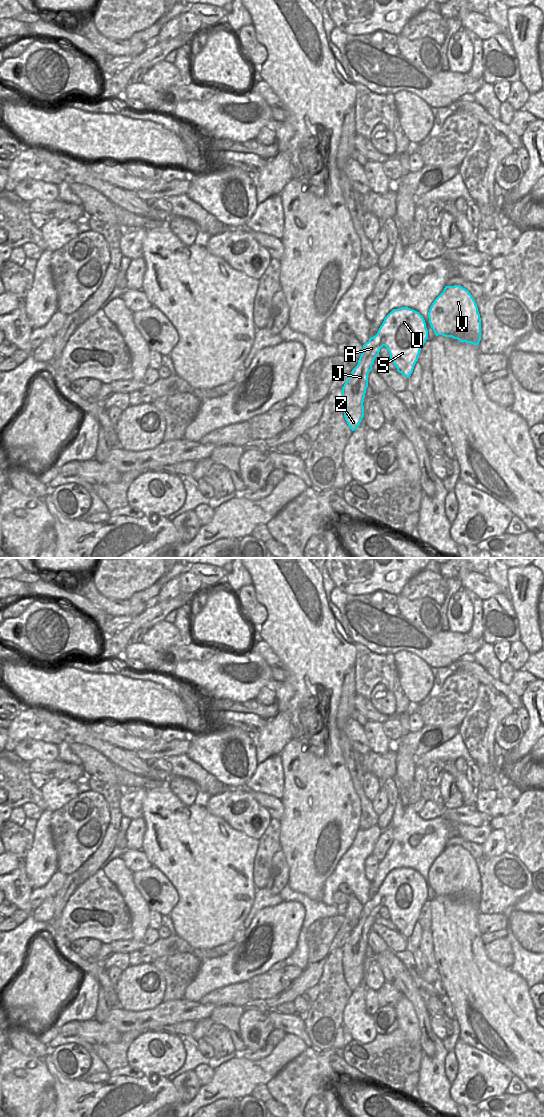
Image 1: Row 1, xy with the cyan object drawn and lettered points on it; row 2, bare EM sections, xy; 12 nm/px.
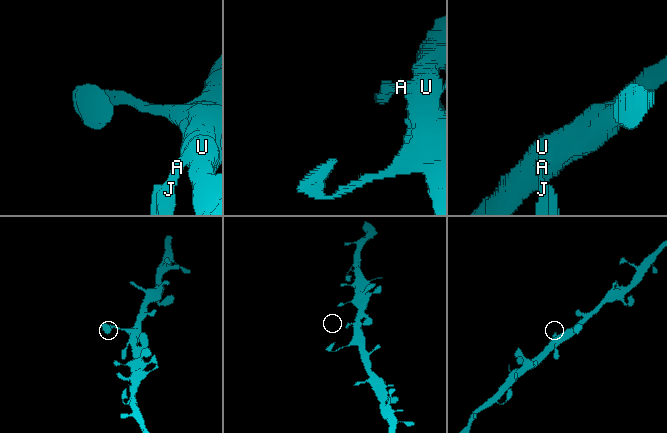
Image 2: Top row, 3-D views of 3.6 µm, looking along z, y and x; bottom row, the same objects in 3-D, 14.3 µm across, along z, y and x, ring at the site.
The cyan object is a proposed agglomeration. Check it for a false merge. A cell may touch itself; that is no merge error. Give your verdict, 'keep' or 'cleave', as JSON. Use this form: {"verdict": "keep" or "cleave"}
{"verdict": "keep"}

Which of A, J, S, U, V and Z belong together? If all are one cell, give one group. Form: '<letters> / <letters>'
A J S U V Z

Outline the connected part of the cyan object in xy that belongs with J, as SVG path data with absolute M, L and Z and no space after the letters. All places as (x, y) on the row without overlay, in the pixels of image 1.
M401 867L393 869L385 877L377 894L363 905L358 924L342 947L342 970L352 991L357 989L364 977L368 934L380 909L385 906L397 931L409 938L427 899L426 883L419 872Z

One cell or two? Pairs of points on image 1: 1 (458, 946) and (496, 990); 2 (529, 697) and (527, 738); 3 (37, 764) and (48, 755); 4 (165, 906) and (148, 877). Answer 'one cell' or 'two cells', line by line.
1: one cell
2: one cell
3: two cells
4: one cell

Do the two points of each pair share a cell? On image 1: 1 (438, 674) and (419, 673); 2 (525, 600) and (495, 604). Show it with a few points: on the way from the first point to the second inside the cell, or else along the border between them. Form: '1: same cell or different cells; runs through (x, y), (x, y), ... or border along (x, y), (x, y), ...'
1: different cells; border along (431, 668), (433, 676), (432, 688), (425, 696)
2: different cells; border along (510, 603), (516, 614), (518, 625)

